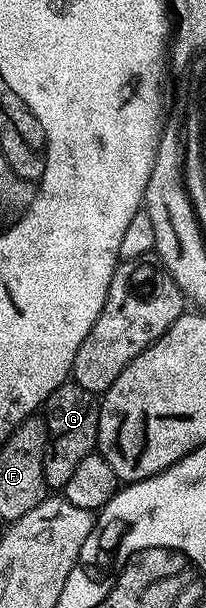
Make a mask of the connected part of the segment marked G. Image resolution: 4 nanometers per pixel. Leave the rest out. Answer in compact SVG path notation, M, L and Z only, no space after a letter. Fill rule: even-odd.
M75 380L63 382L42 407L42 417L48 429L48 447L44 450L44 479L49 491L63 491L64 485L78 468L78 460L97 449L98 416L100 404L97 395L82 388Z

